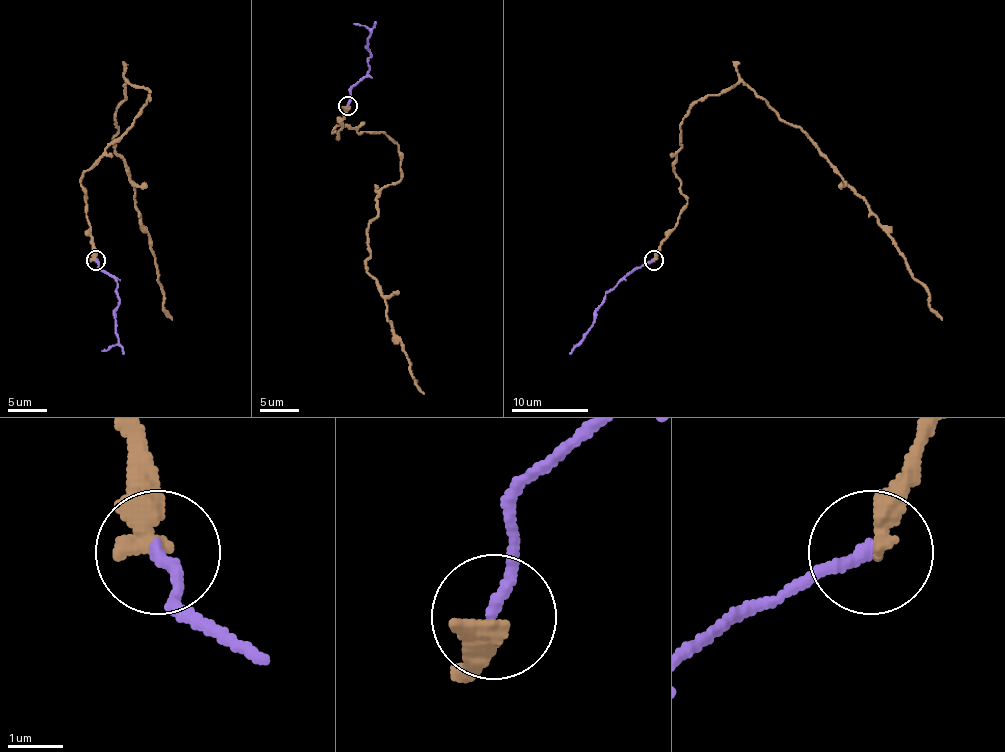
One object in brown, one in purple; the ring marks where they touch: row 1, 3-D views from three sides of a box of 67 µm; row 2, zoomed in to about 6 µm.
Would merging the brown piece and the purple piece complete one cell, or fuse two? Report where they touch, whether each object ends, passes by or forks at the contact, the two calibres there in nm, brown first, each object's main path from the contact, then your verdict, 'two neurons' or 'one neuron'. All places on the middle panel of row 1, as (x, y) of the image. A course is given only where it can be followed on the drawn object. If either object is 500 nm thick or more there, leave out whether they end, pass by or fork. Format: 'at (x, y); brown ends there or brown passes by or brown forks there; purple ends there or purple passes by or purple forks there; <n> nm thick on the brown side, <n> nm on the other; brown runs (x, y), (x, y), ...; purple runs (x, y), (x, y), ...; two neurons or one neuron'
at (348, 105); brown ends there; purple ends there; 440 nm thick on the brown side, 220 nm on the other; brown runs (348, 106), (338, 139), (338, 125), (398, 146), (400, 179), (379, 196), (365, 270), (423, 393); purple runs (348, 106), (350, 90), (367, 73), (367, 60), (371, 56), (367, 50), (369, 31), (354, 23); one neuron

